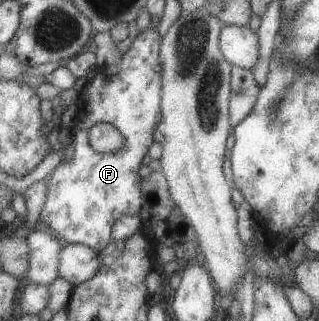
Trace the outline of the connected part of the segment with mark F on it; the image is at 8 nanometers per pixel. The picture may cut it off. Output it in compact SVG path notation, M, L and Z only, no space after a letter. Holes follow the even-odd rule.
M148 27L139 31L122 57L113 64L94 67L94 75L87 79L77 93L78 112L71 125L71 142L74 146L73 157L69 162L60 162L43 181L47 186L46 200L40 211L39 224L69 243L87 245L99 252L112 238L112 224L125 215L138 216L141 210L142 192L140 177L137 173L147 148L153 144L153 130L160 126L160 84L161 65L158 57L160 36L156 29ZM95 123L113 125L124 138L124 149L114 153L95 152L88 143L89 129Z

